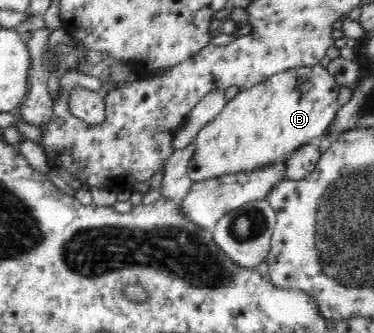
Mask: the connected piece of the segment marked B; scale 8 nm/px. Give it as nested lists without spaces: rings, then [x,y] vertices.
[[[320,64],[278,72],[255,87],[238,92],[222,112],[195,138],[188,176],[194,182],[234,172],[252,172],[263,165],[285,161],[304,143],[326,134],[338,111],[340,86]]]

